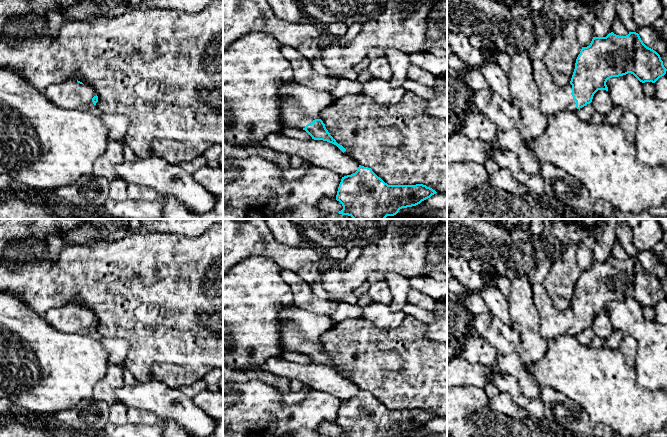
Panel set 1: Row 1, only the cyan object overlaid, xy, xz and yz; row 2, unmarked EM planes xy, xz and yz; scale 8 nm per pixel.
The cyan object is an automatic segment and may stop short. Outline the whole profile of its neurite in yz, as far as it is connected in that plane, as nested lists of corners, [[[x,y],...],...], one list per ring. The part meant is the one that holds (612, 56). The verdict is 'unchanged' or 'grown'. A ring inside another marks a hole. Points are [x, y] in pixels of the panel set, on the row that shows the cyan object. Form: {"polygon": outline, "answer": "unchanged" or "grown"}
{"polygon": [[[611,32],[606,37],[593,37],[589,46],[582,47],[576,59],[570,84],[565,88],[554,83],[542,59],[532,60],[532,67],[540,91],[540,110],[547,117],[565,110],[576,112],[590,104],[598,90],[608,91],[606,82],[612,77],[631,73],[642,83],[655,83],[667,71],[660,55],[647,47],[636,32],[629,32],[626,36],[619,36]]], "answer": "grown"}

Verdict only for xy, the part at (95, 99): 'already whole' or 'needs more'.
needs more

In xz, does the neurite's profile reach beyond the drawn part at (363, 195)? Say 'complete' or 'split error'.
complete

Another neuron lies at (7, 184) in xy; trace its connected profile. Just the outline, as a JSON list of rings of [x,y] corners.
[[[0,174],[0,196],[4,197],[6,193],[19,189],[20,187],[9,176]]]

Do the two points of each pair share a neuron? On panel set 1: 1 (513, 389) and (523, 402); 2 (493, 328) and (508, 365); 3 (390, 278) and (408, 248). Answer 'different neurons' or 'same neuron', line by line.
1: same neuron
2: same neuron
3: different neurons

